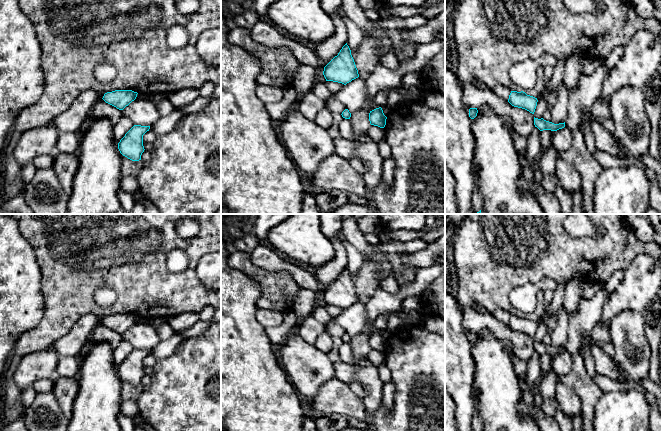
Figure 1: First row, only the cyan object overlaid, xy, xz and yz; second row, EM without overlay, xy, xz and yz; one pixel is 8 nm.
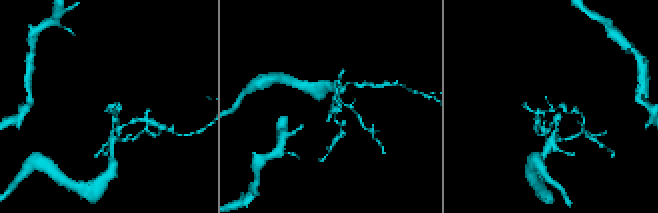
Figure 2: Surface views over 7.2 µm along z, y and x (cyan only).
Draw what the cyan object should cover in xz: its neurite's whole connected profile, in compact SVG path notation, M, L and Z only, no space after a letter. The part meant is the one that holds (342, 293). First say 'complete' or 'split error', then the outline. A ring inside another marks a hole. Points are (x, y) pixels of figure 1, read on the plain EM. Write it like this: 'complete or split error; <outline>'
complete; M347 267L342 271L338 279L324 291L323 299L326 305L338 306L344 309L359 301Z

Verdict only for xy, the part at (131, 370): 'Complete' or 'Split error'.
Complete

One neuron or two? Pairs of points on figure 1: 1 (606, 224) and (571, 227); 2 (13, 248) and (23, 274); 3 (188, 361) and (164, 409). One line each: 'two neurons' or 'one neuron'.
1: two neurons
2: one neuron
3: one neuron

